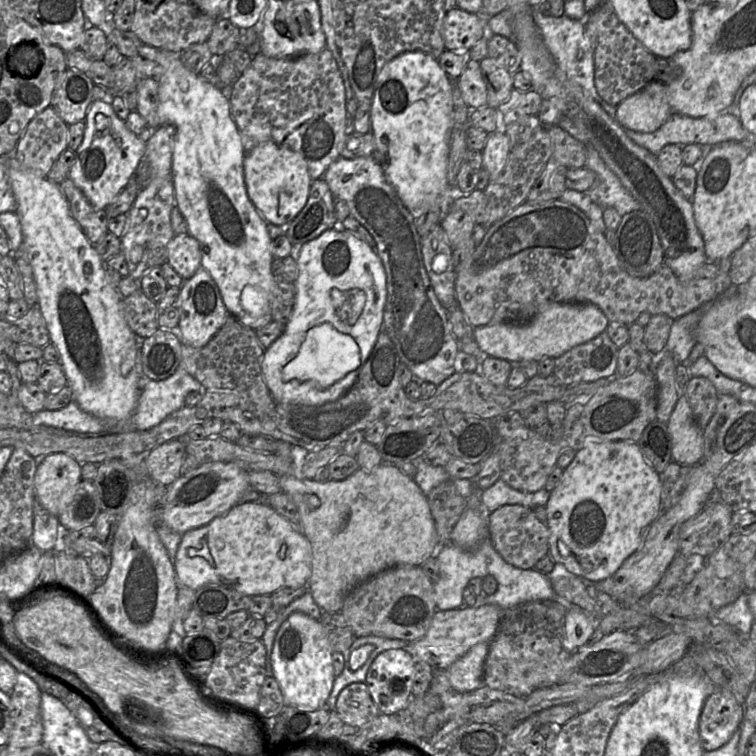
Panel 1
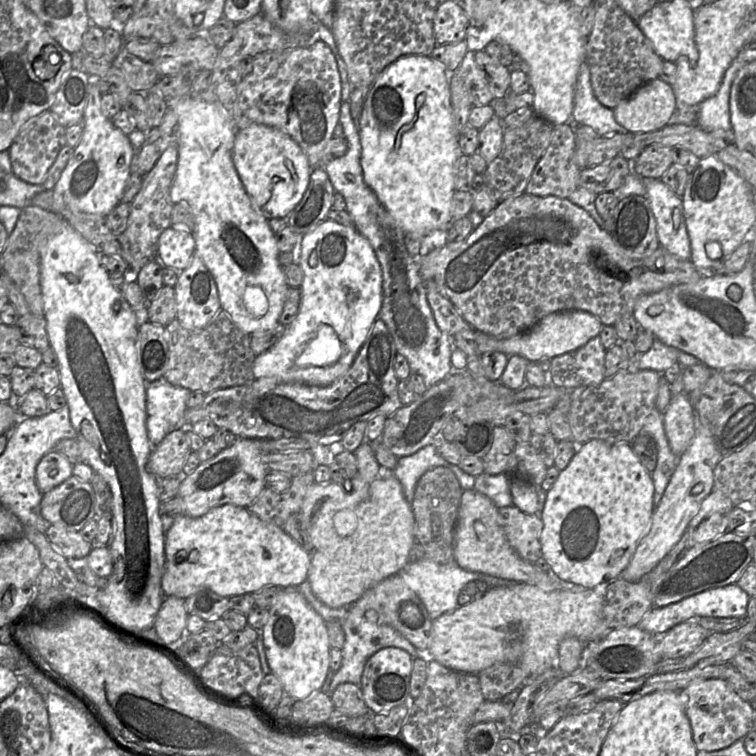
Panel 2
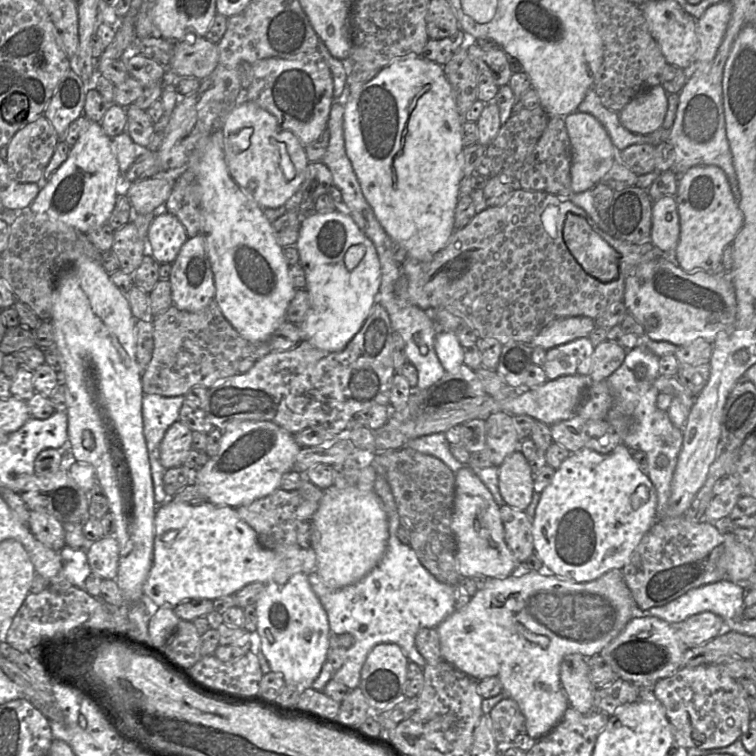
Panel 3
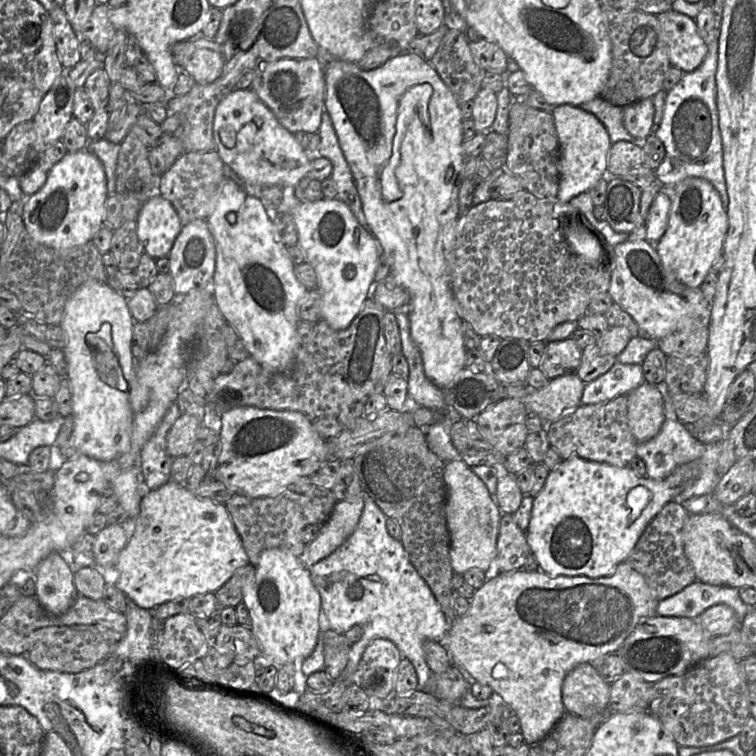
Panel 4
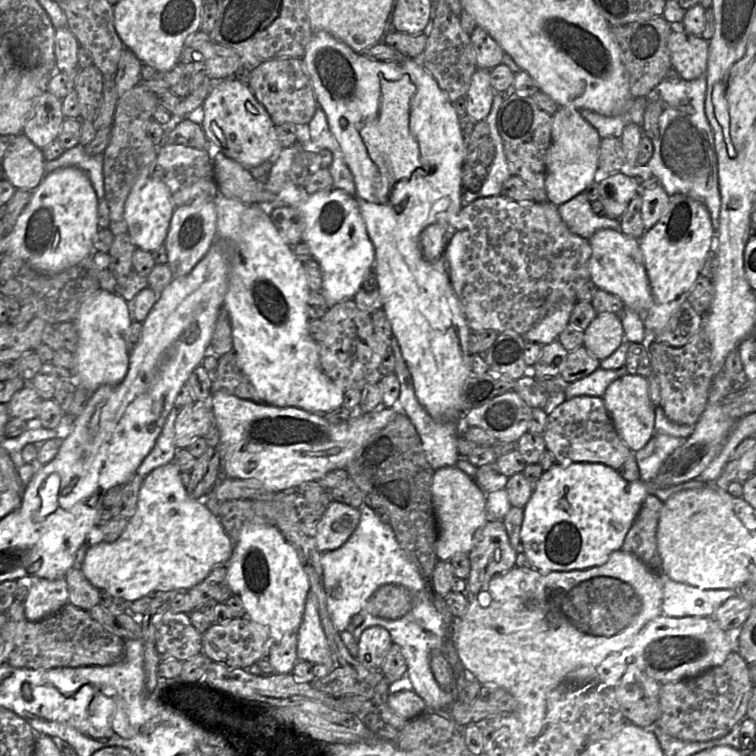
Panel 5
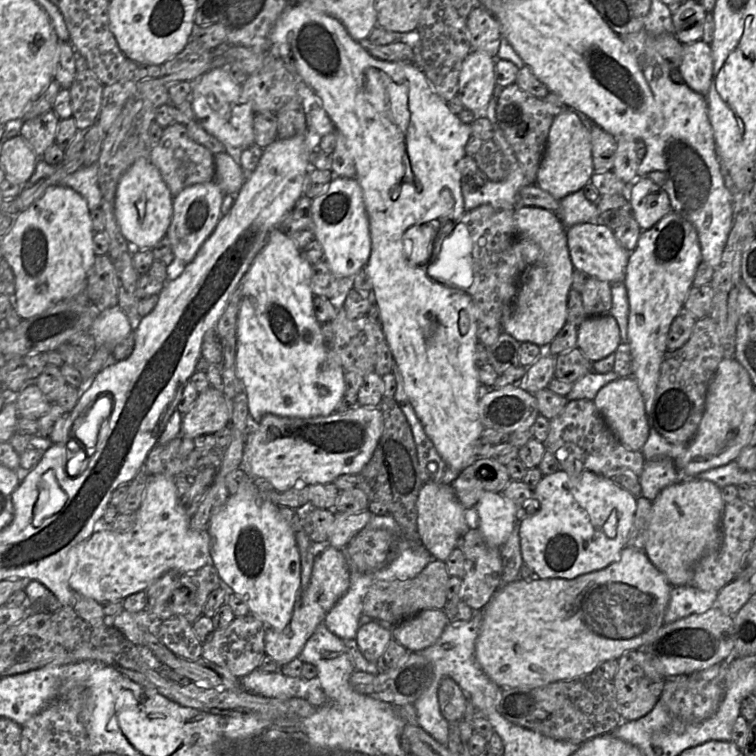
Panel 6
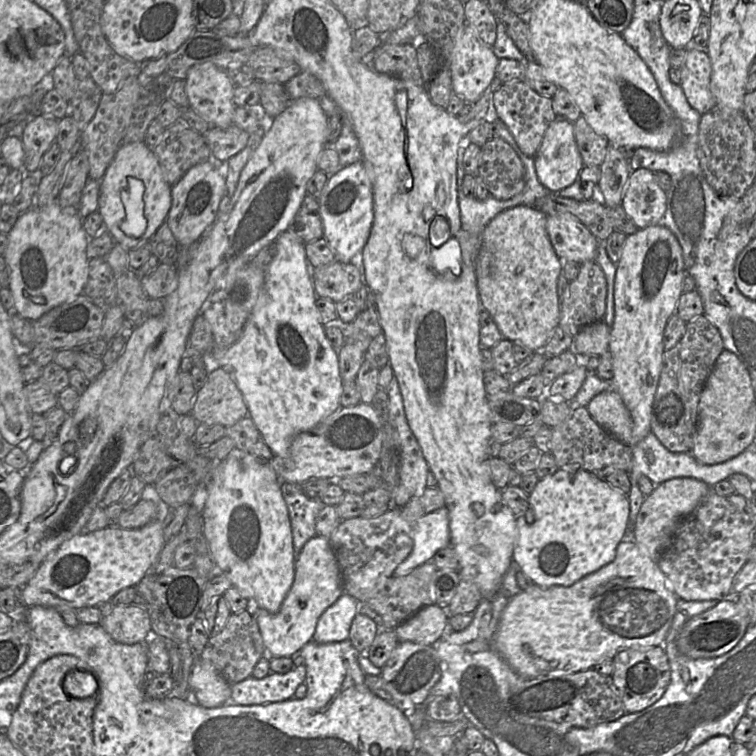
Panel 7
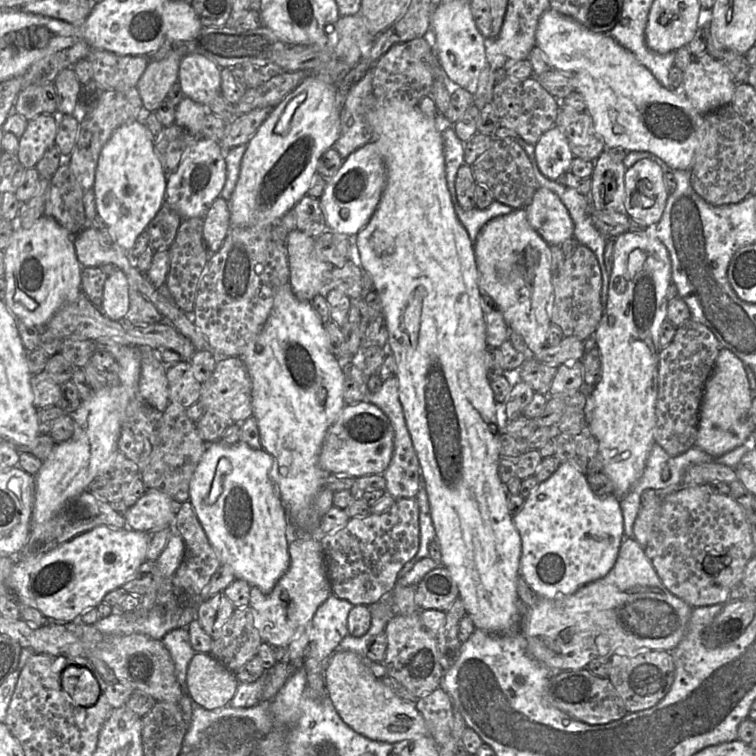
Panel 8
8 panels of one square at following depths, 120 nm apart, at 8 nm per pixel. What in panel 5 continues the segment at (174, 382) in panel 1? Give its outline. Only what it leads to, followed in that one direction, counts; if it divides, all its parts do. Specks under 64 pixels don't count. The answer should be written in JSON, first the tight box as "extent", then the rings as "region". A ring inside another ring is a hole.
{"extent":[137,408,178,478],"region":[[[173,408],[169,412],[161,433],[154,447],[137,469],[137,474],[145,478],[151,471],[174,460],[178,450],[174,443],[175,421],[178,411]]]}

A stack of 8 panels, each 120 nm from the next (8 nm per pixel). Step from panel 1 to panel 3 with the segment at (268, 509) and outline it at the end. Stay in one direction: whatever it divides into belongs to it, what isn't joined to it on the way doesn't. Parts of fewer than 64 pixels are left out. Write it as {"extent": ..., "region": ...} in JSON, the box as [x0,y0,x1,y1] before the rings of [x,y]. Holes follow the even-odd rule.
{"extent":[143,498,317,608],"region":[[[169,498],[157,506],[154,526],[154,557],[143,595],[157,607],[174,608],[190,599],[214,601],[234,595],[252,582],[284,584],[296,573],[309,575],[316,570],[317,557],[311,547],[267,550],[260,545],[255,531],[229,506],[210,502],[190,505]]]}

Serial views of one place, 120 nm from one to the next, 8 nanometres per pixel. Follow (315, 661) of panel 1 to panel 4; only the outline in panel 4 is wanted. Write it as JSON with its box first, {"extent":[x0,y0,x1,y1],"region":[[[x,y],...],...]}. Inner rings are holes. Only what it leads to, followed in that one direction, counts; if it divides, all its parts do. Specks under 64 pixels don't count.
{"extent":[242,548,321,665],"region":[[[280,548],[263,550],[254,569],[254,579],[242,590],[242,602],[250,613],[251,630],[258,639],[263,654],[273,660],[273,665],[300,663],[313,652],[320,632],[321,598],[312,581],[310,570],[299,557]]]}

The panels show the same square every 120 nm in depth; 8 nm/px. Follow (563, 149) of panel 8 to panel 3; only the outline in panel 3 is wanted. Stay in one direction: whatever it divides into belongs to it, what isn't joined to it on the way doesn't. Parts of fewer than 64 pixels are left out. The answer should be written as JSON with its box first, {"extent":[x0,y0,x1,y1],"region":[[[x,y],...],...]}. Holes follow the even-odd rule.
{"extent":[564,111,618,194],"region":[[[575,111],[564,117],[571,146],[571,188],[573,194],[592,189],[610,170],[618,151],[603,127],[592,115]]]}

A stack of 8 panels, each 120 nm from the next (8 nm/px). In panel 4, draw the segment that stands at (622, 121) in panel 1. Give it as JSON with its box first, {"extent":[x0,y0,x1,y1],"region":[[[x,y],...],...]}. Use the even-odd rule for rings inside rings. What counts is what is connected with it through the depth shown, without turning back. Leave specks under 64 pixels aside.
{"extent":[624,98,654,140],"region":[[[652,98],[632,103],[624,109],[624,127],[634,138],[646,140],[653,134],[654,114]]]}

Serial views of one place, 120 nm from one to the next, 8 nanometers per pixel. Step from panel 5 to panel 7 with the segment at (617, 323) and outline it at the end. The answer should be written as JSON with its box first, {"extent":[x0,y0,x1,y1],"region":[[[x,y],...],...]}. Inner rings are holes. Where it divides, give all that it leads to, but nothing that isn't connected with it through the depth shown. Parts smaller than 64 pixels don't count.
{"extent":[574,321,610,357],"region":[[[597,321],[582,327],[574,337],[574,352],[580,357],[601,356],[609,349],[610,327]]]}

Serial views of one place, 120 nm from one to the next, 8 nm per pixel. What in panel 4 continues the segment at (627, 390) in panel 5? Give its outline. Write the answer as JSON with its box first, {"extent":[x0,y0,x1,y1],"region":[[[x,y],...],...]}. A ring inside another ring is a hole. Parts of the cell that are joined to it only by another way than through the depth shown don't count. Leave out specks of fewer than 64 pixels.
{"extent":[627,381,665,443],"region":[[[647,381],[628,395],[627,417],[637,443],[655,437],[665,420],[663,395]]]}

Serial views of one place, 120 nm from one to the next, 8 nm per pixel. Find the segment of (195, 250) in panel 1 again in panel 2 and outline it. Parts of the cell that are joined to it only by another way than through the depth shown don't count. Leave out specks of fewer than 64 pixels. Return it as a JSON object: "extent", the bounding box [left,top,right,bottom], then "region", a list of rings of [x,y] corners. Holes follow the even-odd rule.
{"extent":[156,226,195,271],"region":[[[170,226],[159,236],[156,259],[163,267],[182,271],[190,265],[194,254],[195,238],[189,229]]]}

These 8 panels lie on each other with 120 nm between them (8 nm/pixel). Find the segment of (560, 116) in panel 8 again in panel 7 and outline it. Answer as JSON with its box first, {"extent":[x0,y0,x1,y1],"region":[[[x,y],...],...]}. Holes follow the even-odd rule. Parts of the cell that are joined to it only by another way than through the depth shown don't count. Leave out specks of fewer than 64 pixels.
{"extent":[573,116,608,167],"region":[[[583,116],[573,122],[573,125],[575,141],[584,166],[600,167],[605,159],[608,141],[592,129]]]}

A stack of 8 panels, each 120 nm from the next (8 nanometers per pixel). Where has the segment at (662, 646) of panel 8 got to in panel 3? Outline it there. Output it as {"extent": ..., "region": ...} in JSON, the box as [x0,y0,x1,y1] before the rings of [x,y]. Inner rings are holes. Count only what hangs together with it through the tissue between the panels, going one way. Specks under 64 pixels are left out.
{"extent":[435,565,638,741],"region":[[[543,565],[543,569],[541,570],[543,573],[520,571],[505,578],[488,579],[485,587],[477,591],[463,609],[452,613],[435,628],[439,636],[443,660],[477,681],[487,677],[498,677],[507,698],[516,701],[524,715],[526,734],[535,741],[547,735],[562,719],[565,711],[570,707],[560,680],[560,664],[563,658],[569,654],[581,654],[585,658],[599,654],[604,647],[622,632],[627,623],[638,613],[637,605],[624,581],[621,569],[611,570],[593,581],[577,583],[572,580],[558,578],[553,574],[546,574],[545,568]]]}

